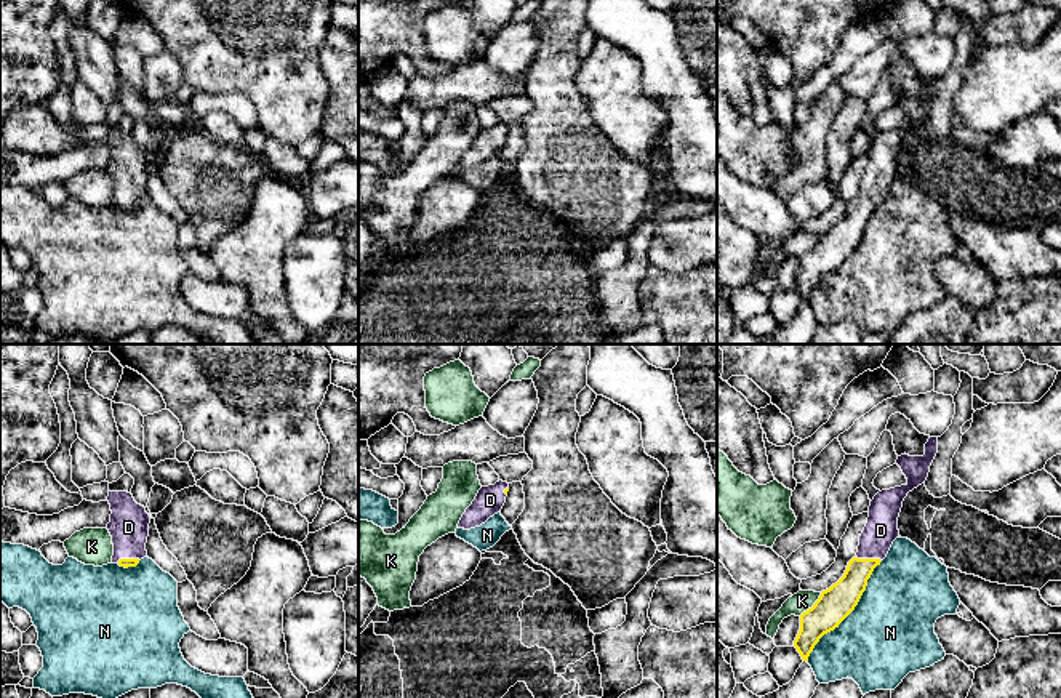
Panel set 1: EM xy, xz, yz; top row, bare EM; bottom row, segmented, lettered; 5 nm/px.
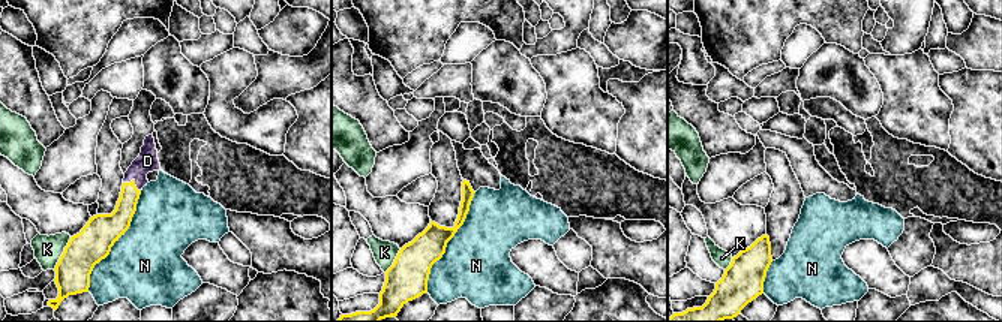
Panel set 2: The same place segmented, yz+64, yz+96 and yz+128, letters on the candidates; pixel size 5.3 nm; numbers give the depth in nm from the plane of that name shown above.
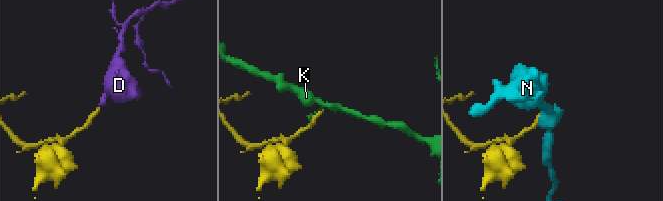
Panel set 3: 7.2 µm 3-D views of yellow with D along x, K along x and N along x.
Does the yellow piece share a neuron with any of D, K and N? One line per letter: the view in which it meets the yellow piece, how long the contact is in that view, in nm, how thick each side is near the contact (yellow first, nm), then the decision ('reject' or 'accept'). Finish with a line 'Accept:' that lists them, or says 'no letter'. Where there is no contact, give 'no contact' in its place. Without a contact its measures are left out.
D: meets yellow in yz; contact 140 nm long; 160 nm thick on the yellow side, 160 nm on the other; accept
K: meets yellow in yz; contact 170 nm long; 170 nm thick on the yellow side, 100 nm on the other; reject
N: meets yellow in yz; contact 650 nm long; 170 nm thick on the yellow side, 440 nm on the other; reject
Accept: D

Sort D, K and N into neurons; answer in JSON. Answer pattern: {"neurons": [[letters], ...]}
{"neurons": [["D"], ["K"], ["N"]]}

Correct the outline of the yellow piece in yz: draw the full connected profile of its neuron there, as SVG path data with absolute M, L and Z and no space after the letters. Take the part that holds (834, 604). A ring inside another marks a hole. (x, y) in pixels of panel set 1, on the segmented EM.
M938 437L925 443L923 456L901 455L896 464L907 479L906 485L879 491L869 506L867 524L859 536L856 556L848 562L843 576L823 591L811 608L800 615L800 631L794 647L803 661L819 639L839 628L855 610L874 568L887 557L893 541L899 538L898 517L909 491L922 485L938 453Z

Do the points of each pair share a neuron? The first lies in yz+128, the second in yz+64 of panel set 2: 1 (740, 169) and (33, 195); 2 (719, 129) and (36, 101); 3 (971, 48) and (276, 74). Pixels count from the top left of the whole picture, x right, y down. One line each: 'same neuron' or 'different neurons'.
1: different neurons
2: same neuron
3: different neurons

